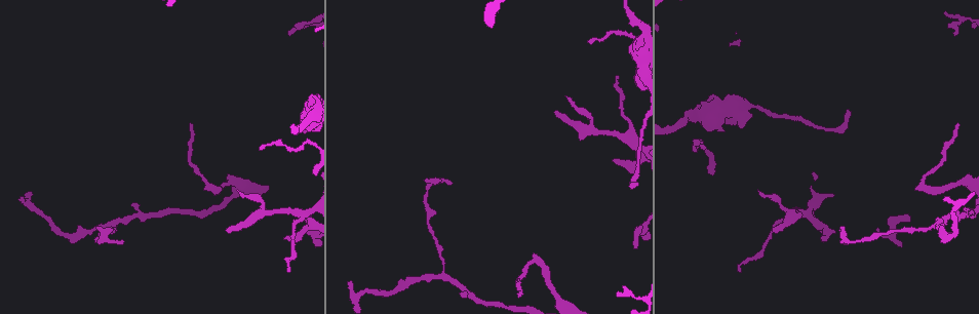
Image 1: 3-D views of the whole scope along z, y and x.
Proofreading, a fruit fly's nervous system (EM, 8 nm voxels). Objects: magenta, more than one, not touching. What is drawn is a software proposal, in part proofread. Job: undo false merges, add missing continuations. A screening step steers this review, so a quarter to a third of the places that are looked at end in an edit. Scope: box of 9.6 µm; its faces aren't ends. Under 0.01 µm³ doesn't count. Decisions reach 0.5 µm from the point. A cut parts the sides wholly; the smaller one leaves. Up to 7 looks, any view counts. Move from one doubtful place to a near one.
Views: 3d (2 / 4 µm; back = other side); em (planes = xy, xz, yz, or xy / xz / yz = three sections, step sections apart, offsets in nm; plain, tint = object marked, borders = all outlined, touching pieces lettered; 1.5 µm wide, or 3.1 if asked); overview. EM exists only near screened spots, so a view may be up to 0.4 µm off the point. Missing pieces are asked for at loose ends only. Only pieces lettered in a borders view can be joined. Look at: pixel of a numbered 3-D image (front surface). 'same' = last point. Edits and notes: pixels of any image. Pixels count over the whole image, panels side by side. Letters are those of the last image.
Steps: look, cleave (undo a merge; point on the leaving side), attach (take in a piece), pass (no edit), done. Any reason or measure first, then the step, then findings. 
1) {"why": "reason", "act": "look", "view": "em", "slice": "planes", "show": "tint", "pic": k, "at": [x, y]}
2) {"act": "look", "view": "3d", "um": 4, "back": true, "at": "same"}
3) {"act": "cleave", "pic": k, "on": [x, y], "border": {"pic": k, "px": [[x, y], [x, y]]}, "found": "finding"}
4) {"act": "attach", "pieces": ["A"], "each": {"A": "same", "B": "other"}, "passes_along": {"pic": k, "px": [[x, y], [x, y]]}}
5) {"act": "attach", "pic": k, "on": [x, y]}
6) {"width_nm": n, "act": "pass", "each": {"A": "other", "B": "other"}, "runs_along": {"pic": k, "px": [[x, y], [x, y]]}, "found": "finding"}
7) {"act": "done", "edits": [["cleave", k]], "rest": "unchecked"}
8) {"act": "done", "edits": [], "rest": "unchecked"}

{"why": "sharp bend", "act": "look", "view": "3d", "um": 4, "pic": 1, "at": [427, 184]}

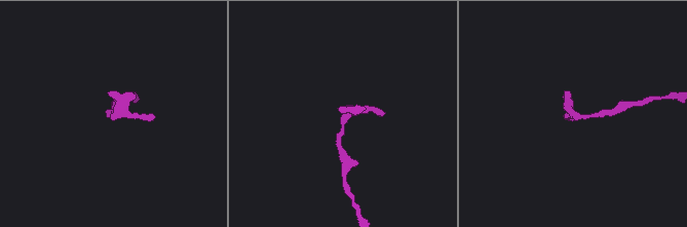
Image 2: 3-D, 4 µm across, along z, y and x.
{"act": "look", "view": "em", "slice": "planes", "show": "plain", "pic": 2, "at": [577, 116]}

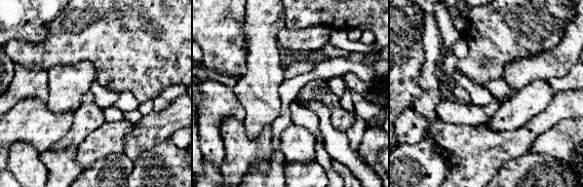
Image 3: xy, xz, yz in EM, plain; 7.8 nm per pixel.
{"why": "what lies round it", "act": "look", "view": "em", "slice": "planes", "show": "borders", "at": "same"}

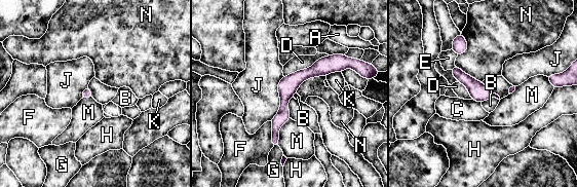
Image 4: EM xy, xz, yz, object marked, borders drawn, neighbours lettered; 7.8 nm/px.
{"width_nm": 150, "act": "pass", "each": {"A": "other", "B": "other", "C": "other", "D": "other", "E": "other", "F": "other", "G": "other", "H": "other", "J": "other", "K": "other", "M": "other", "N": "other"}, "runs_along": {"pic": 4, "px": [[346, 64], [302, 75], [286, 90], [275, 144]]}, "found": "all the same neuron"}

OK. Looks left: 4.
{"why": "tapers out", "act": "look", "view": "em", "slice": "planes", "show": "borders", "pic": 1, "at": [619, 78]}

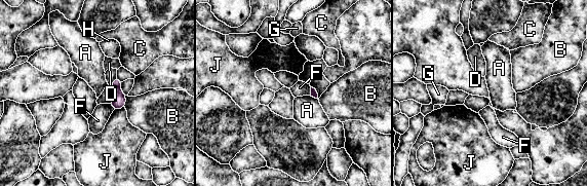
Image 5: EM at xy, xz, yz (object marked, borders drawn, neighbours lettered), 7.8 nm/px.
{"act": "pass", "each": {"A": "other", "B": "other", "C": "other", "D": "other", "F": "other", "G": "other", "H": "other", "J": "other"}, "found": "no lettered piece goes on from it"}

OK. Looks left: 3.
{"act": "look", "view": "em", "slice": "planes", "show": "borders", "pic": 1, "at": [956, 123]}

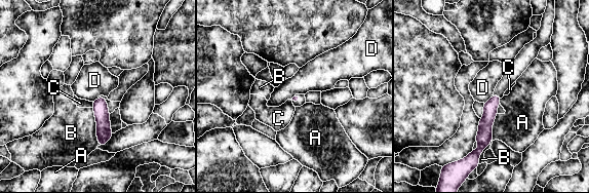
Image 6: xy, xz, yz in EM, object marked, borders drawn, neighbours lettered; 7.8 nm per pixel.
{"longest_contact_nm": ["B", 300], "act": "pass", "each": {"A": "other", "B": "other", "C": "other", "D": "other"}, "border": {"pic": 6, "px": [[493, 95], [483, 103]]}, "found": "no lettered piece goes on from it"}

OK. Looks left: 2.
{"act": "done", "edits": [], "rest": "unchecked"}

